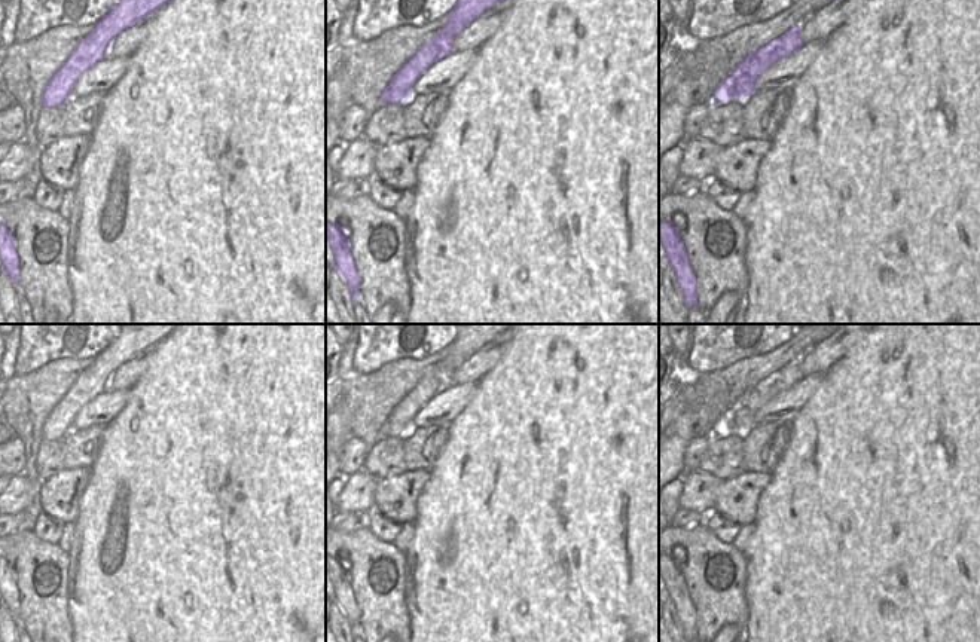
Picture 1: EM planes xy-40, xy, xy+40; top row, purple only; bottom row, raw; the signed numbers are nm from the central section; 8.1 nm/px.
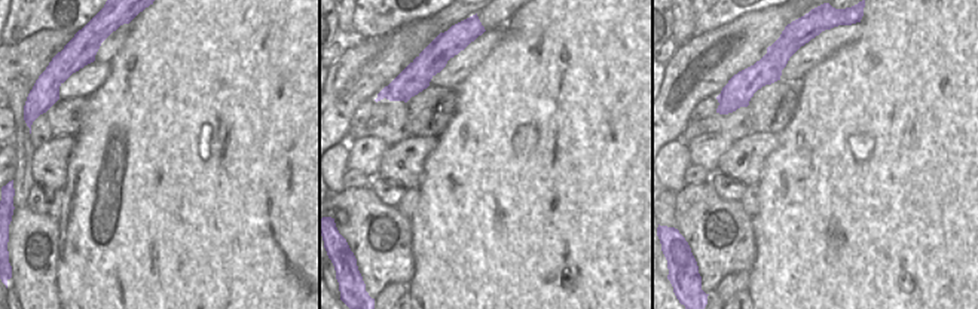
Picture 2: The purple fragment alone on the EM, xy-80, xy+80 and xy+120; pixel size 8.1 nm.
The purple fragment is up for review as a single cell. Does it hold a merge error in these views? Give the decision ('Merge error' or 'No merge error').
Merge error.

